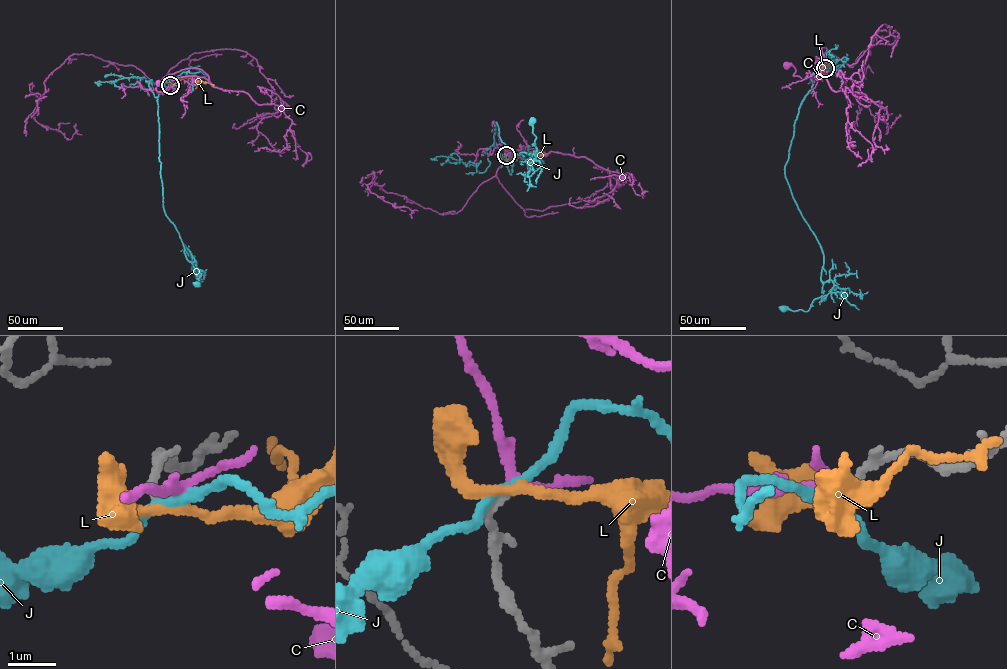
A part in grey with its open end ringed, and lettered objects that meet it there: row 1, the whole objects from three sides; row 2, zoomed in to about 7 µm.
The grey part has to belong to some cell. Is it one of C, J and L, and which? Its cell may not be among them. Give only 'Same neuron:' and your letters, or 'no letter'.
Same neuron: C

